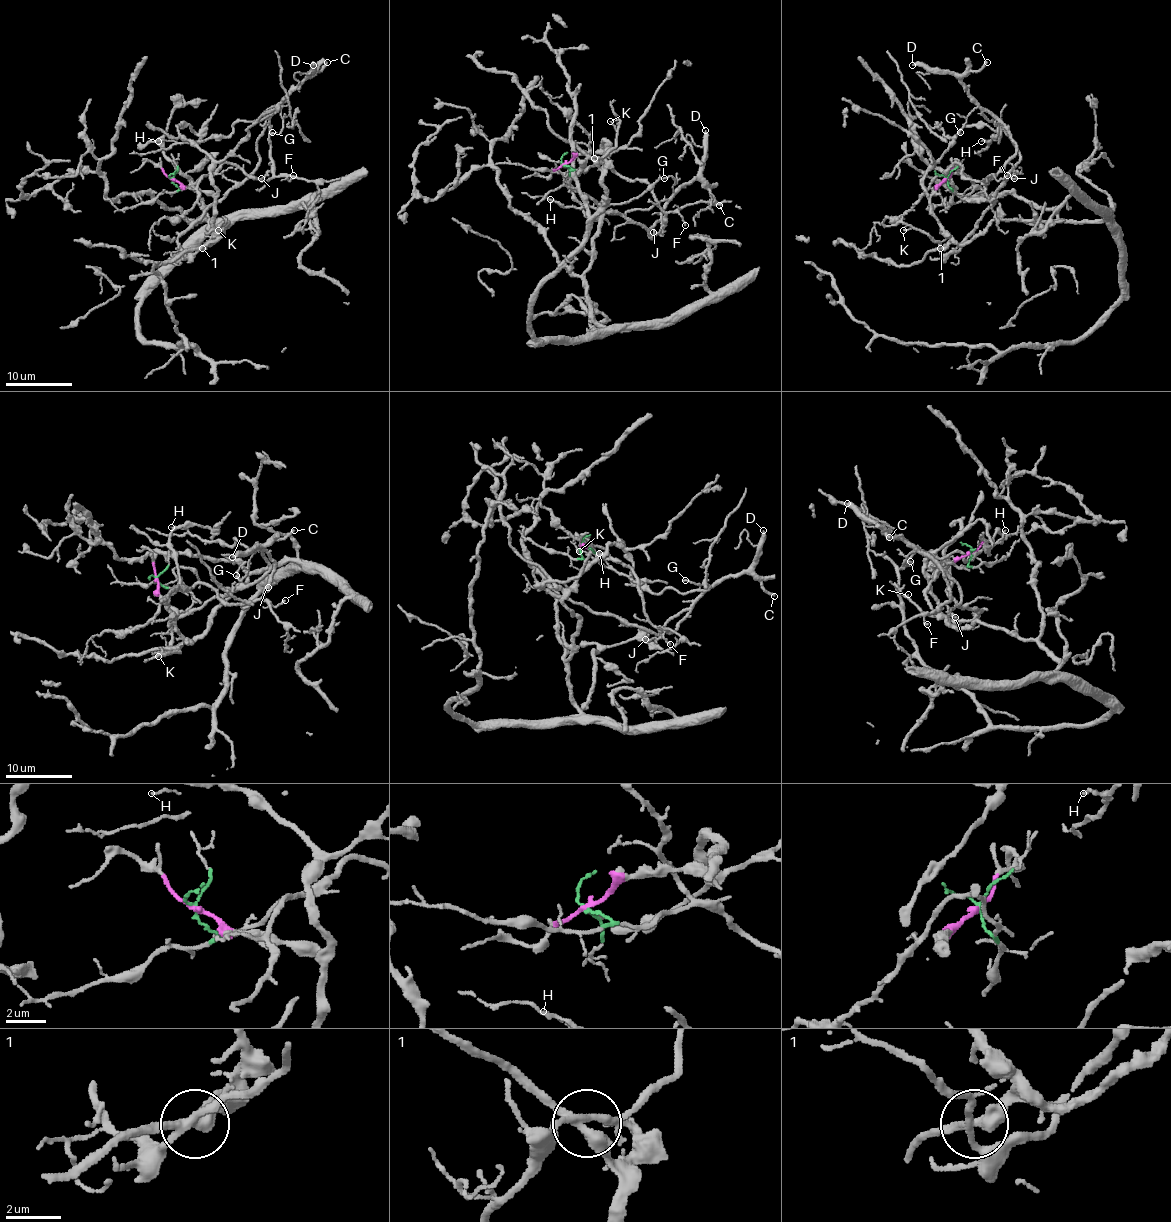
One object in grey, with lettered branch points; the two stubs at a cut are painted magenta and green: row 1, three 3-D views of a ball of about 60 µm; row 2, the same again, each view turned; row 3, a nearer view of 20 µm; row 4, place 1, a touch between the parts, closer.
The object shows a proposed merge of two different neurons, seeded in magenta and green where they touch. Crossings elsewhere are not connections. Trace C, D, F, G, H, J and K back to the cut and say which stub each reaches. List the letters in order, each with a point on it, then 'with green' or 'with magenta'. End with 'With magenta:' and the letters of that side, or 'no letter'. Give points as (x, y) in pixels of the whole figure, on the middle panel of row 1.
C: place (719, 205); with green
D: place (705, 130); with green
F: place (685, 225); with green
G: place (664, 178); with green
H: place (550, 199); with green
J: place (653, 232); with green
K: place (610, 121); with green
With magenta: no letter

